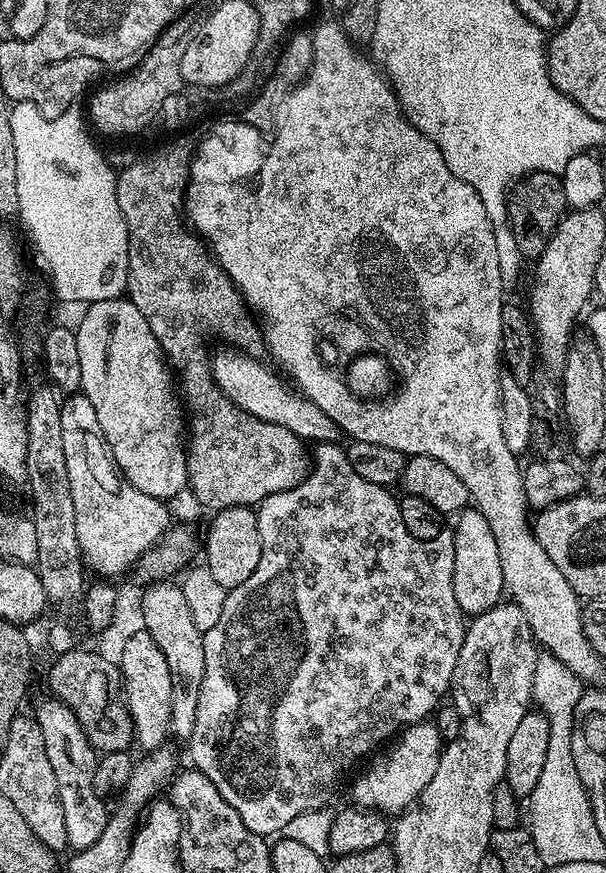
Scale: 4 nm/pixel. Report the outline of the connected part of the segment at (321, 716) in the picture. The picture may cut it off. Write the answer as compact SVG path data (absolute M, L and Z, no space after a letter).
M336 442L330 444L316 444L310 456L308 475L305 476L304 480L298 482L294 487L288 490L282 490L278 494L270 494L255 509L256 517L258 518L258 534L262 538L262 558L258 558L258 566L254 569L254 574L250 574L250 578L246 578L246 582L242 582L242 586L231 589L231 591L225 595L222 615L218 617L218 622L214 622L214 626L210 626L210 630L204 633L205 666L204 673L202 674L200 697L198 698L198 710L196 711L196 725L192 730L191 736L189 736L186 741L186 747L192 751L192 760L196 763L193 764L195 771L206 774L206 778L210 778L210 782L214 782L218 794L222 794L222 798L226 802L230 802L230 806L234 806L234 810L238 810L242 822L246 822L246 826L250 830L254 830L258 835L265 838L272 838L280 834L283 827L286 826L296 814L302 814L304 811L314 811L323 804L328 804L329 801L332 800L330 798L335 794L336 787L339 786L340 779L343 778L344 772L350 771L363 756L369 755L368 757L371 757L373 753L377 751L375 748L378 747L383 740L389 739L388 741L391 741L397 733L410 727L411 724L427 721L429 717L435 713L441 701L449 695L452 686L454 666L458 662L458 650L462 650L462 642L464 641L466 617L464 613L460 611L458 602L454 602L454 538L452 537L451 531L445 530L441 532L439 536L435 536L433 540L419 540L418 538L414 538L414 534L410 534L406 530L406 526L402 526L397 497L395 495L392 497L391 494L388 493L391 491L389 491L385 485L366 482L366 478L361 478L359 474L354 471L354 466L350 466L350 458L348 457L347 451L345 451L343 447L339 448L340 446L341 445Z

